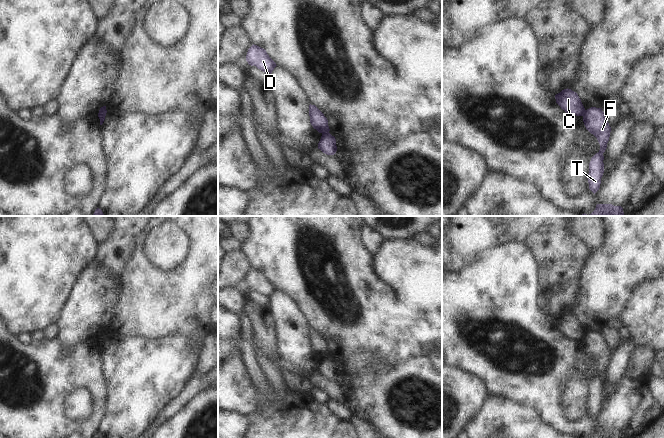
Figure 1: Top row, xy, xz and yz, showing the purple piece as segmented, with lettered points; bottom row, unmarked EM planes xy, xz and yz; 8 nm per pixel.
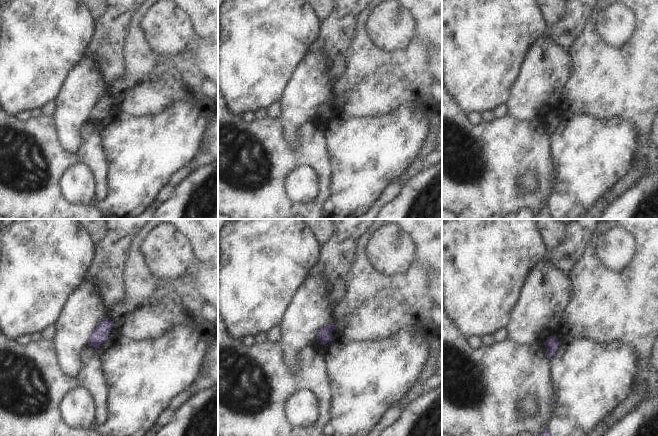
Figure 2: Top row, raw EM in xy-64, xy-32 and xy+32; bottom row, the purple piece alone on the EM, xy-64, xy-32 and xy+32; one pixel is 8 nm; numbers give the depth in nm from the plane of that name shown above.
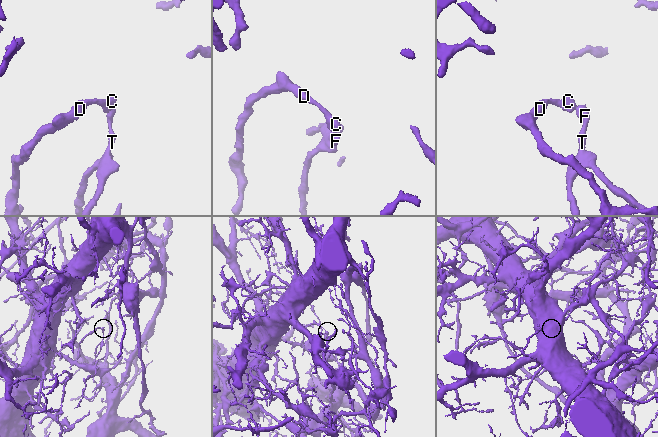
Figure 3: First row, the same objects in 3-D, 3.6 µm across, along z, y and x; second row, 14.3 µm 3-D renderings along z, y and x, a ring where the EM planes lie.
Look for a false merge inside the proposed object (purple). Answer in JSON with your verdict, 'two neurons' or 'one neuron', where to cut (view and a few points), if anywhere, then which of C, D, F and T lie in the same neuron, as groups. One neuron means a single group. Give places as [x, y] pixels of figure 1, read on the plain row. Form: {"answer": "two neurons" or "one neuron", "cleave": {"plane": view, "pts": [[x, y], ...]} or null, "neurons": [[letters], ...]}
{"answer": "two neurons", "cleave": {"plane": "xz", "pts": [[322, 356], [328, 357]]}, "neurons": [["C", "D"], ["F", "T"]]}

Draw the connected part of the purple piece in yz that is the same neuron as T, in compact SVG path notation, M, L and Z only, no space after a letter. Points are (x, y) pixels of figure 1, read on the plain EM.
M596 331L585 334L583 346L586 353L597 362L600 368L599 376L591 382L589 387L589 413L595 418L600 412L601 402L604 397L603 377L607 372L611 351L602 333Z

